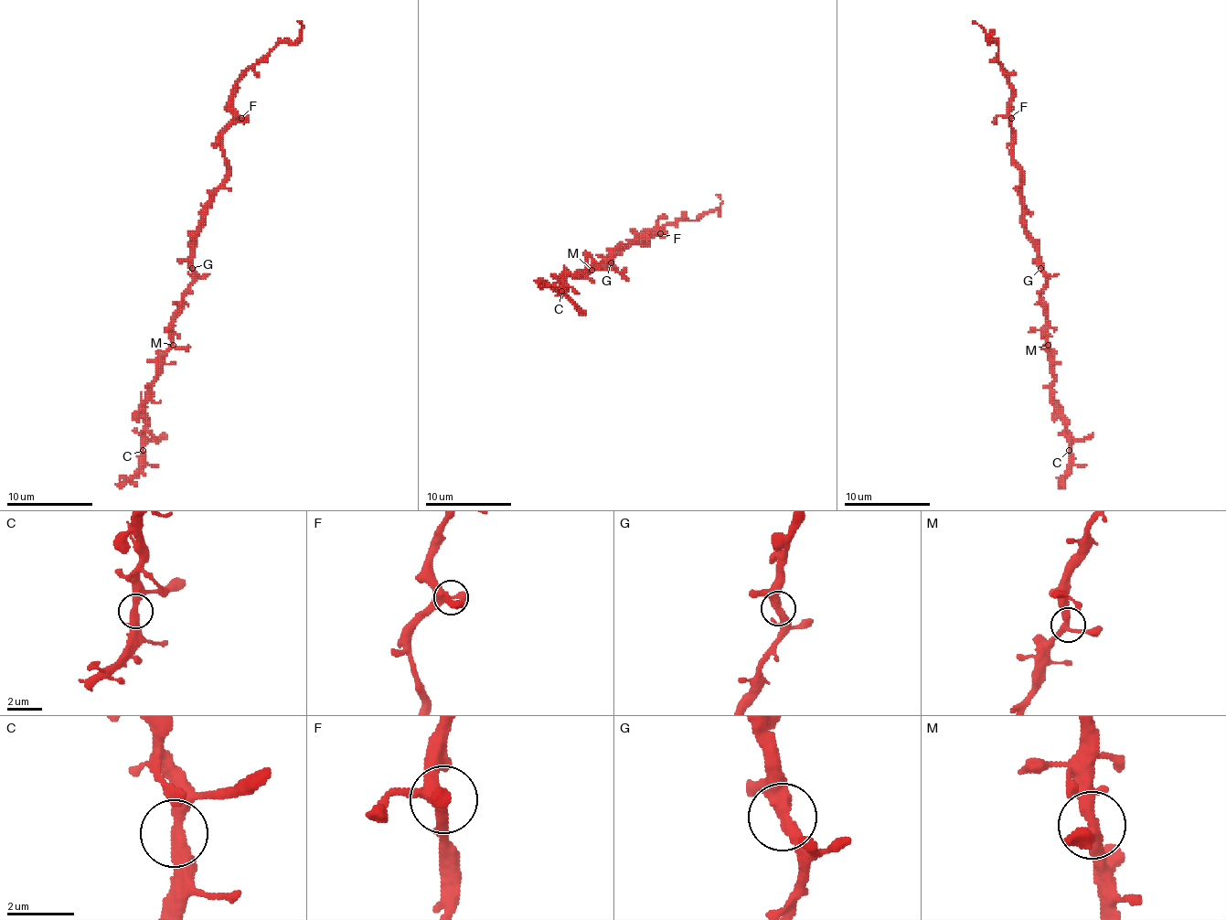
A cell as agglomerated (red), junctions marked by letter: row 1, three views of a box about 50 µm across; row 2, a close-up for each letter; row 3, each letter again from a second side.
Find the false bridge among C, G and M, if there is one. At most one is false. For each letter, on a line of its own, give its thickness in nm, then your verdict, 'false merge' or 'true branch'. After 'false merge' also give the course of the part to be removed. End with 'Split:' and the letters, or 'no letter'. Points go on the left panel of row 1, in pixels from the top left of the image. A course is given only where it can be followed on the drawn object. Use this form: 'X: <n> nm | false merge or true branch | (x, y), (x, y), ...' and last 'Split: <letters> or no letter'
C: 320 nm | true branch
G: 320 nm | true branch
M: 300 nm | true branch
Split: no letter

